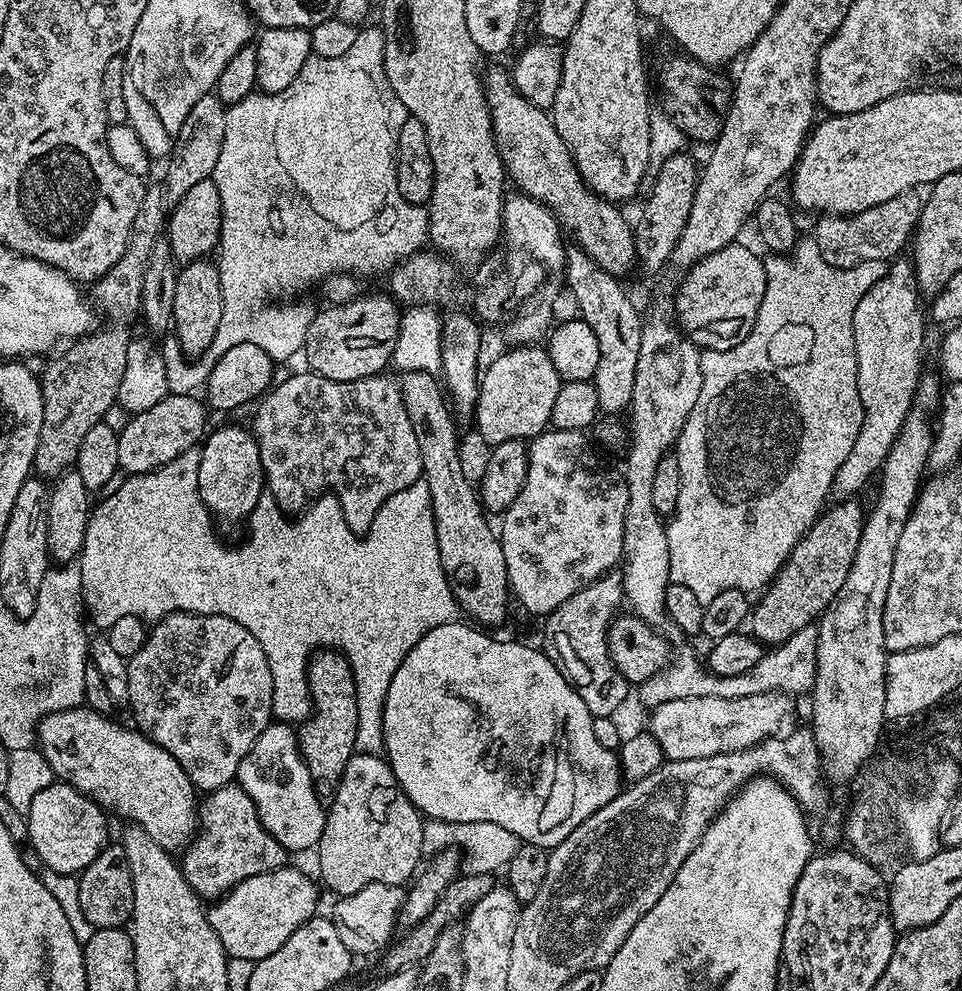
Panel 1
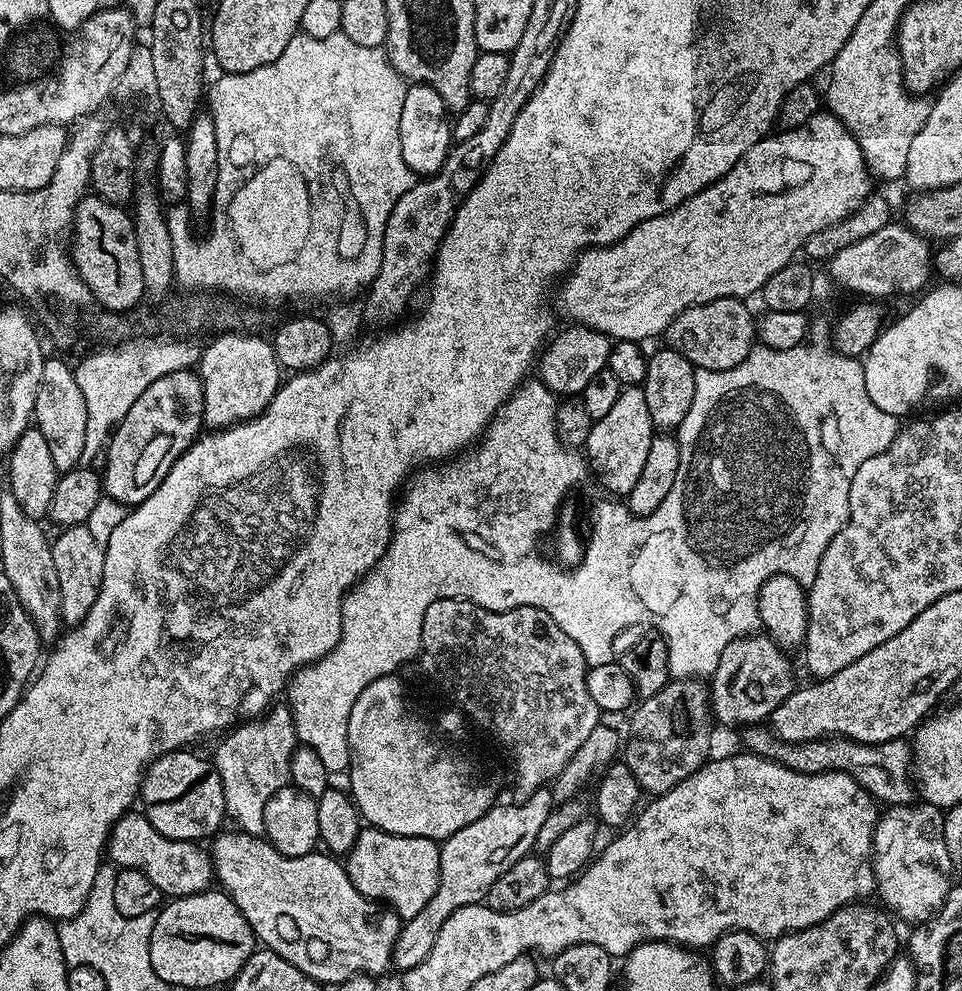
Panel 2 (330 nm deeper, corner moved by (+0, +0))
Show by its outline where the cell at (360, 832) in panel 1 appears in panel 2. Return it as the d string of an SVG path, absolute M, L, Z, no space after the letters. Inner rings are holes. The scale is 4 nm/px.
M365 827L354 842L354 846L346 853L346 867L352 885L373 902L385 900L387 907L400 917L401 921L414 918L430 898L434 898L434 890L438 890L438 874L440 873L440 844L425 836L399 836L383 832L381 828Z

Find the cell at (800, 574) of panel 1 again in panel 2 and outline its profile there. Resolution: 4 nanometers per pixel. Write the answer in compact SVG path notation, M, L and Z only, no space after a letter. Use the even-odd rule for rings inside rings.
M741 638L733 640L732 643L726 646L726 650L722 652L716 668L710 676L710 708L713 715L728 728L738 726L752 726L757 722L765 721L769 715L779 706L781 702L791 695L794 686L793 683L788 683L790 680L790 662L784 656L785 651L779 648L779 645L770 638L764 640L748 640L749 638ZM738 688L742 688L742 692L747 690L756 691L757 696L754 696L748 702L746 698L736 698L738 696Z

